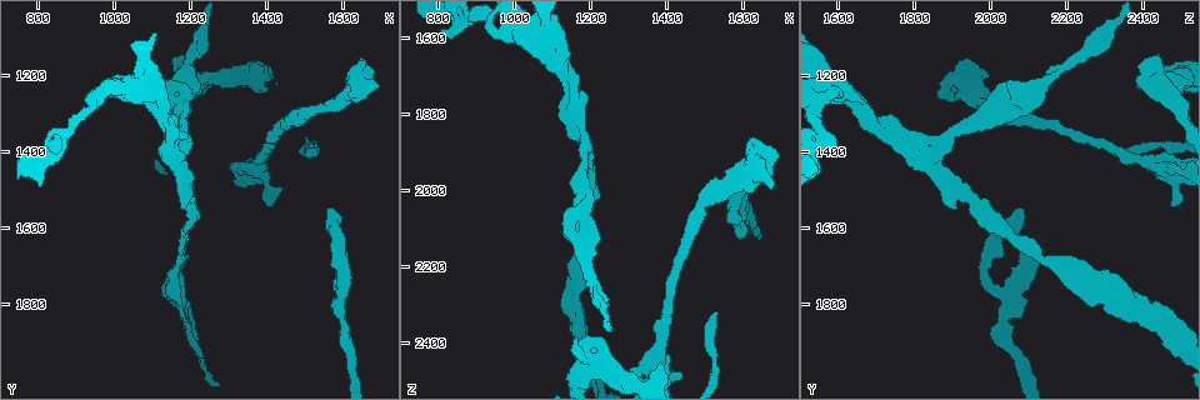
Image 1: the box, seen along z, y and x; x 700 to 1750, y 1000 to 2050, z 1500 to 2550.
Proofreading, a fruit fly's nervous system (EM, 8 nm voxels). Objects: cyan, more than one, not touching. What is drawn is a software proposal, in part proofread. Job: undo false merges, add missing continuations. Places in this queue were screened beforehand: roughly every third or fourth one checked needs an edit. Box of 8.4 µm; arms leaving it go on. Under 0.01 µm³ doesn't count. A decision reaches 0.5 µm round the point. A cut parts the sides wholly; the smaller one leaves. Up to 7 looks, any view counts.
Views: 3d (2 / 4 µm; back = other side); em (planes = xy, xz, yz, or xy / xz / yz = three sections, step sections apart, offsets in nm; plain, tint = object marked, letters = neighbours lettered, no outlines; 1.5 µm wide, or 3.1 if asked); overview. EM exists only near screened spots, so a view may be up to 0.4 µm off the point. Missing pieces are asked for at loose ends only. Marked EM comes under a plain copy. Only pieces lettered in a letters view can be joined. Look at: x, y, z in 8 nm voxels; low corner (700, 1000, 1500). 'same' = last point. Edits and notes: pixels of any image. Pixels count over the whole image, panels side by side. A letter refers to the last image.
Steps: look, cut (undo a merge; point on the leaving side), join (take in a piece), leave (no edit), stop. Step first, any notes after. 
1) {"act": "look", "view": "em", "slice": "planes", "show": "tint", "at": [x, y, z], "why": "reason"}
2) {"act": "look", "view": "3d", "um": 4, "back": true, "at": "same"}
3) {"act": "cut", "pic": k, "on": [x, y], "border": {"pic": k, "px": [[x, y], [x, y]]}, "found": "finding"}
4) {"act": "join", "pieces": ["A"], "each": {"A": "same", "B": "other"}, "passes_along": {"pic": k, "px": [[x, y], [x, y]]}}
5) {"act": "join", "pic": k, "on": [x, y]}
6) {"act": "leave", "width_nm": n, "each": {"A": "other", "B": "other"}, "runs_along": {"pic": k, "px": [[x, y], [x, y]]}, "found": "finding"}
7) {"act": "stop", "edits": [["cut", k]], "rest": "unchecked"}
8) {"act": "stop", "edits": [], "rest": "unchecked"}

{"act": "look", "view": "3d", "um": 4, "at": [1165, 1145, 2445], "why": "branch stops here"}

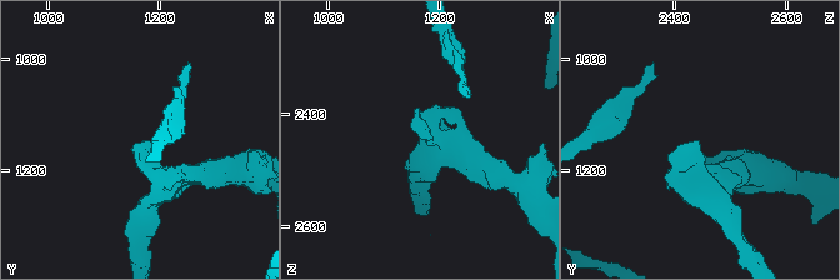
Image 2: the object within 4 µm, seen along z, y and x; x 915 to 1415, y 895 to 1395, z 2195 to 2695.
{"act": "look", "view": "em", "slice": "planes", "show": "letters", "at": [1165, 1150, 2435]}

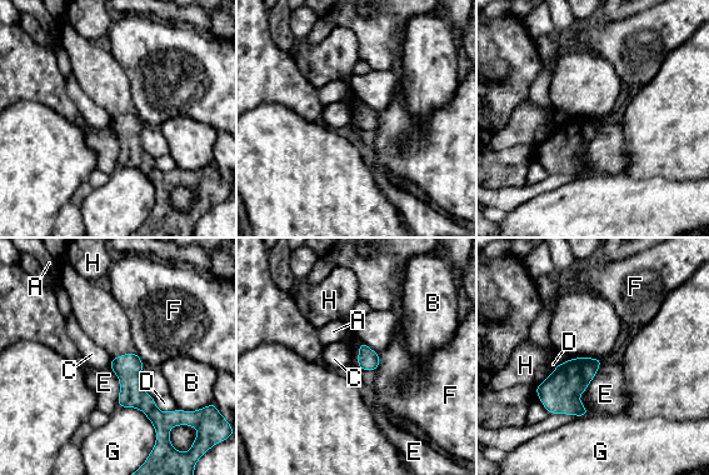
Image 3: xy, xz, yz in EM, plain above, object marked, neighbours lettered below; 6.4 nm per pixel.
{"act": "leave", "longest_contact_nm": ["E", 340], "each": {"A": "other", "B": "other", "C": "other", "D": "other", "E": "other", "F": "other", "G": "other", "H": "other"}, "runs_along": {"pic": 3, "px": [[114, 361], [155, 421]]}, "found": "none of them fits"}

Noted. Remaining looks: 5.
{"act": "look", "view": "em", "slice": "xy", "step": 4, "show": "tint", "at": [1675, 1200, 2000]}

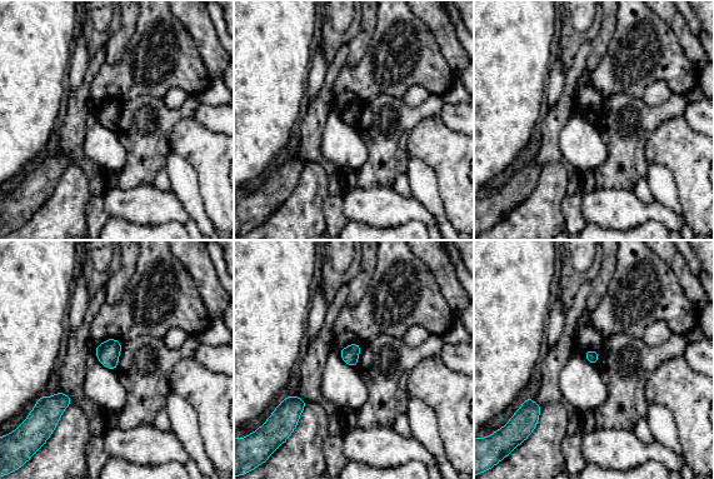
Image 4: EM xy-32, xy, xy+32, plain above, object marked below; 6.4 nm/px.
{"act": "look", "view": "em", "slice": "planes", "show": "letters", "at": "same"}

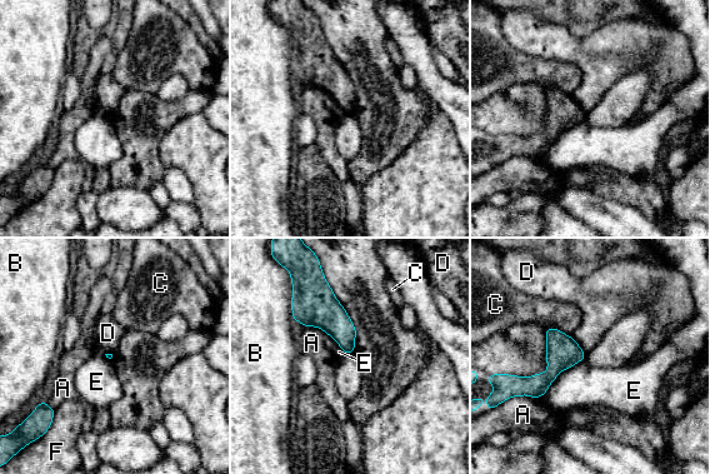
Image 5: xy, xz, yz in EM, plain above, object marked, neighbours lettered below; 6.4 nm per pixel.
{"act": "leave", "longest_contact_nm": ["E", 380], "each": {"A": "other", "B": "other", "C": "other", "D": "other", "E": "other", "F": "other"}, "found": "none of them fits"}

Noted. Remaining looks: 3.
{"act": "look", "view": "em", "slice": "yz", "step": 4, "show": "letters", "at": [1565, 1555, 2085], "why": "branch stops here"}

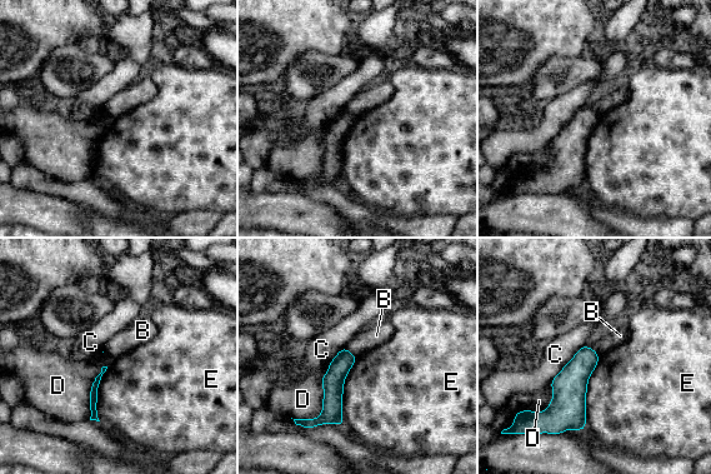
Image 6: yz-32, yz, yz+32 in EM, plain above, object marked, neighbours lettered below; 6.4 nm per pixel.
{"act": "leave", "each": {"B": "other", "C": "other", "D": "other", "E": "other"}, "border": {"pic": 6, "px": [[600, 355], [587, 383], [584, 429]]}, "found": "no lettered piece goes on from it"}

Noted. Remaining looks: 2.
{"act": "stop", "edits": [], "rest": "unchecked"}

